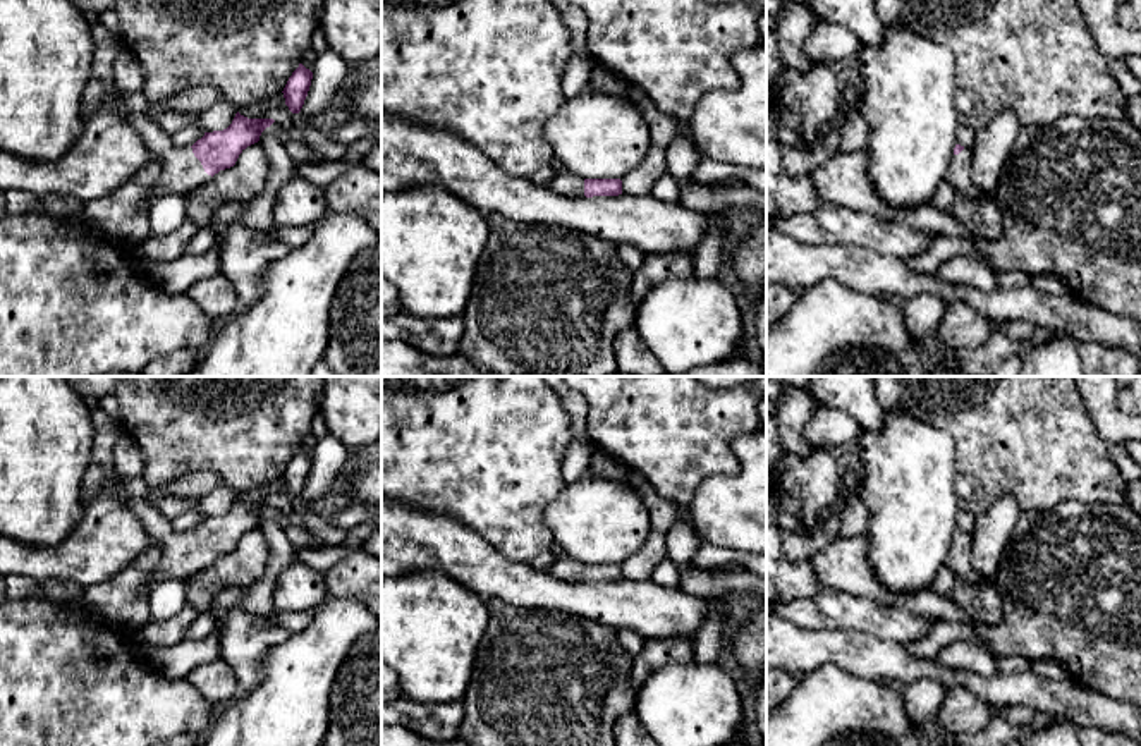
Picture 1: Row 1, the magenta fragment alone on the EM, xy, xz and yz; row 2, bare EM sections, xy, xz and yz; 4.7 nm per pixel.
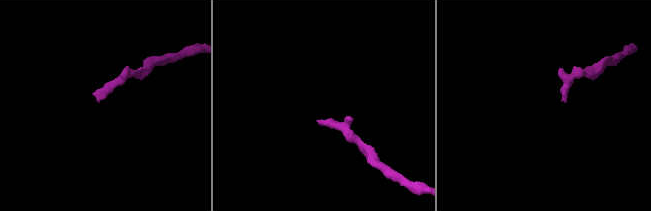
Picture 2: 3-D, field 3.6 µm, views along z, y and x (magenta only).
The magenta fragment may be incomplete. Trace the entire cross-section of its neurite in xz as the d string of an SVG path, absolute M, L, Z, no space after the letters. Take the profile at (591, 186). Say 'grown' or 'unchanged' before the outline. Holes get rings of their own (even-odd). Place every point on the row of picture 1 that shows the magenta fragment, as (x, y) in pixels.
grown; M564 170L557 172L557 175L545 187L560 196L593 198L622 194L620 179L581 179Z

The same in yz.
grown; M961 144L954 148L954 158L950 162L949 182L954 186L955 193L967 198L981 198L983 193L974 186L971 179L971 151Z

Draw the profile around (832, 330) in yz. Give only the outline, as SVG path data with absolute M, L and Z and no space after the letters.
M837 280L804 289L794 306L766 328L766 376L926 376L916 342L909 335L902 301L854 290Z

